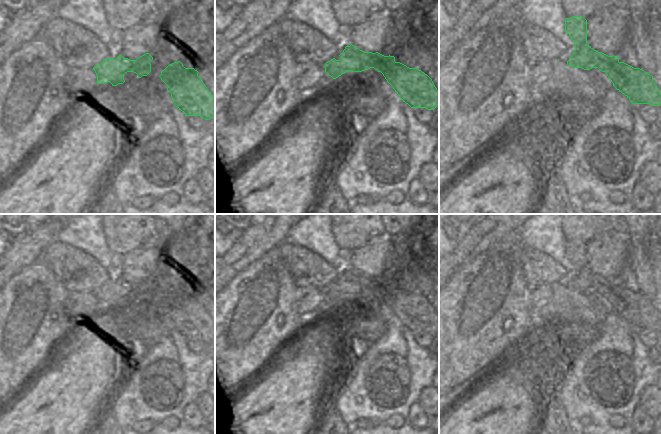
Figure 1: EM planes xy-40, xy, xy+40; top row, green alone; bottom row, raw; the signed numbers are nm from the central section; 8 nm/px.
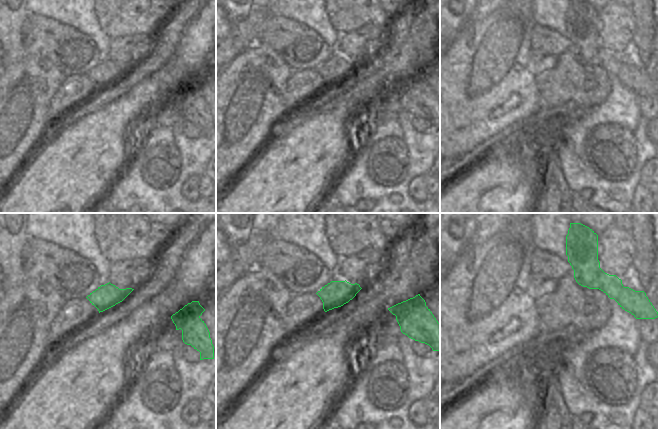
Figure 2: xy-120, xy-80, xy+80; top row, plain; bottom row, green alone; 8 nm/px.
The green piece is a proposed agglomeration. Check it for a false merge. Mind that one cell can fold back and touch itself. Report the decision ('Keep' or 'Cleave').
Cleave

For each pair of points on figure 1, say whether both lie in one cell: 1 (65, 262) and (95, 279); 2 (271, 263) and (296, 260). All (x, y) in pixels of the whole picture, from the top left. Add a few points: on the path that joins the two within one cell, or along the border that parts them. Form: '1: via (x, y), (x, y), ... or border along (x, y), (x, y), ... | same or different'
1: via (72, 266), (79, 272), (88, 275) | same
2: border along (278, 246), (280, 256), (294, 283) | different

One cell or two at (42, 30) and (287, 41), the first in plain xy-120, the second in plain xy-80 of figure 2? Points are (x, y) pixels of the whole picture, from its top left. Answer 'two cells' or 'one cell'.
one cell

